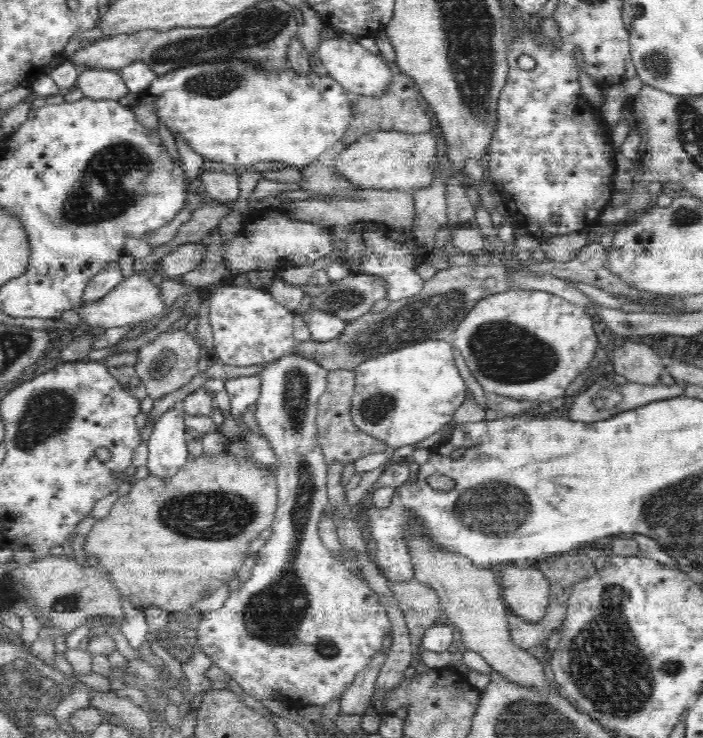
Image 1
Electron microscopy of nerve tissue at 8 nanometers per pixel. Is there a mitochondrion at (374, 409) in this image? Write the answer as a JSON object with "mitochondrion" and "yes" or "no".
{"mitochondrion":"yes"}

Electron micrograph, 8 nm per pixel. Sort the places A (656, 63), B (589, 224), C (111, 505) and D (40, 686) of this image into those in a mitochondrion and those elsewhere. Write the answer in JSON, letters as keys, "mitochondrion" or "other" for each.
{"A":"mitochondrion","B":"other","C":"other","D":"other"}

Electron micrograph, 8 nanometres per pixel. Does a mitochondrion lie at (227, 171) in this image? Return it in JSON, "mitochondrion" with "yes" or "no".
{"mitochondrion":"no"}

